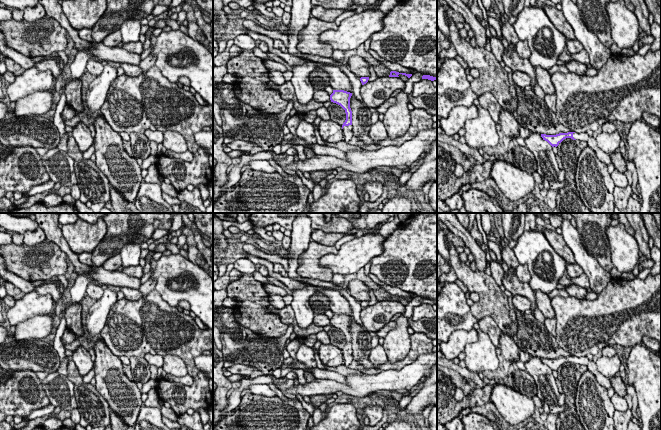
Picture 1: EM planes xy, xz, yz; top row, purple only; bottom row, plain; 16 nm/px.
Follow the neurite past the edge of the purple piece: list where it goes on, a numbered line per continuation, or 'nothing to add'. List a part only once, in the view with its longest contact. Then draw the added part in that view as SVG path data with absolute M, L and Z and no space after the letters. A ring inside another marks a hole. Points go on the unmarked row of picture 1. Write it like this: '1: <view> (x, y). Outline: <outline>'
1: xz (347, 354). Outline: M352 349L343 351L344 365L348 367L353 361Z

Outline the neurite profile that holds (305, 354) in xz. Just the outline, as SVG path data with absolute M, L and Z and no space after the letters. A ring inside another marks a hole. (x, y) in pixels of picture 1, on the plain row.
M297 337L296 340L300 343L300 347L296 353L296 359L303 363L307 368L316 368L317 363L315 359L314 350L305 345L305 339L302 337Z

